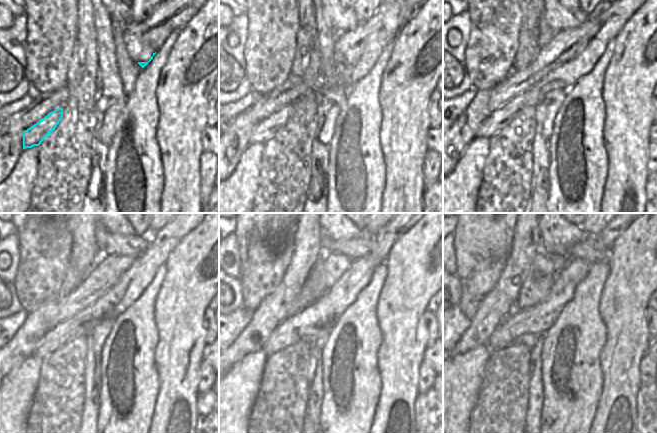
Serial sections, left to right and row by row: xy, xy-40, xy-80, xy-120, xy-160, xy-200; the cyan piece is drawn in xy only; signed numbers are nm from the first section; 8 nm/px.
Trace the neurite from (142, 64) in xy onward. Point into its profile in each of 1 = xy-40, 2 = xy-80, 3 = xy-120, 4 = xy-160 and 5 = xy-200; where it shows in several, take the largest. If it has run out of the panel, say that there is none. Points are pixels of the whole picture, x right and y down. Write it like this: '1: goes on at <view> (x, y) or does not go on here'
1: goes on at xy-40 (372, 51)
2: goes on at xy-80 (607, 23)
3: goes on at xy-120 (138, 276)
4: goes on at xy-160 (318, 318)
5: goes on at xy-200 (538, 319)

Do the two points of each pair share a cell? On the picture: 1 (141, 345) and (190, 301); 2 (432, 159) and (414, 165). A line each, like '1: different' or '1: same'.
1: different
2: different

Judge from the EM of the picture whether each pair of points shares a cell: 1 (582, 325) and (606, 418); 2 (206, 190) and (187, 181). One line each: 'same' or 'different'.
1: different
2: different

